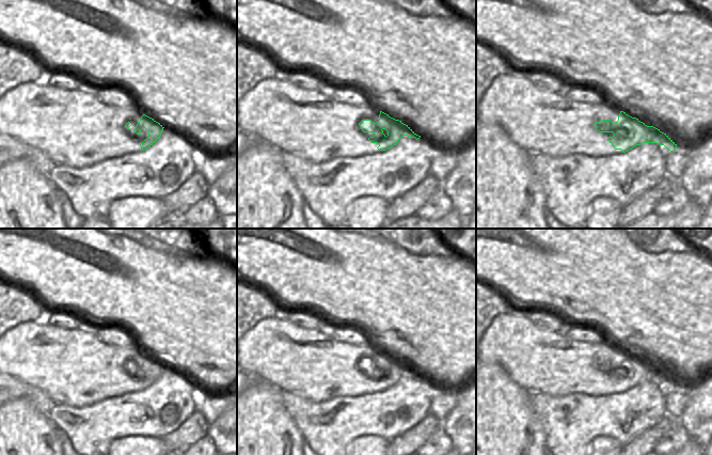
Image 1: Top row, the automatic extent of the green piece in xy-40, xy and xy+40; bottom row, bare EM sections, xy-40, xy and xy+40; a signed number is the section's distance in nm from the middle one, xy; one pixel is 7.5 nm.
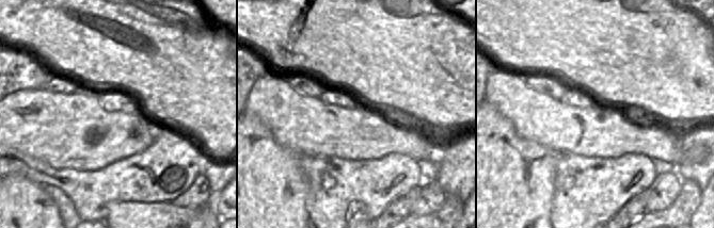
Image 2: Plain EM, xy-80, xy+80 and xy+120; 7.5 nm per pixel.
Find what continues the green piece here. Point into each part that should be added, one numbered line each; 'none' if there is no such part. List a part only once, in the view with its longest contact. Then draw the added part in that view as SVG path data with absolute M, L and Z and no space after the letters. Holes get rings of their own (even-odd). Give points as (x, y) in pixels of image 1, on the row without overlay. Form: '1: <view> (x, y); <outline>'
1: xy+40 (546, 361); M509 308L504 314L494 317L479 341L477 361L497 363L511 379L527 391L538 391L547 395L568 395L585 393L594 397L622 393L607 379L613 372L600 372L595 362L602 359L618 360L621 349L602 341L599 344L576 342L561 335L558 331L544 331L536 327L527 312Z

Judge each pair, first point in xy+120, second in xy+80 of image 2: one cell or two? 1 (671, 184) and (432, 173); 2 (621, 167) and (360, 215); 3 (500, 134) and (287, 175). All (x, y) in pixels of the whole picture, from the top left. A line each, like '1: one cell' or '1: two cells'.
1: two cells
2: two cells
3: one cell

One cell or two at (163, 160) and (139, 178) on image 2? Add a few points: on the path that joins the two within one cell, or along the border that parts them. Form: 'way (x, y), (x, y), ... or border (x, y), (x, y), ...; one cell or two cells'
way (152, 162), (132, 162), (130, 166); one cell

